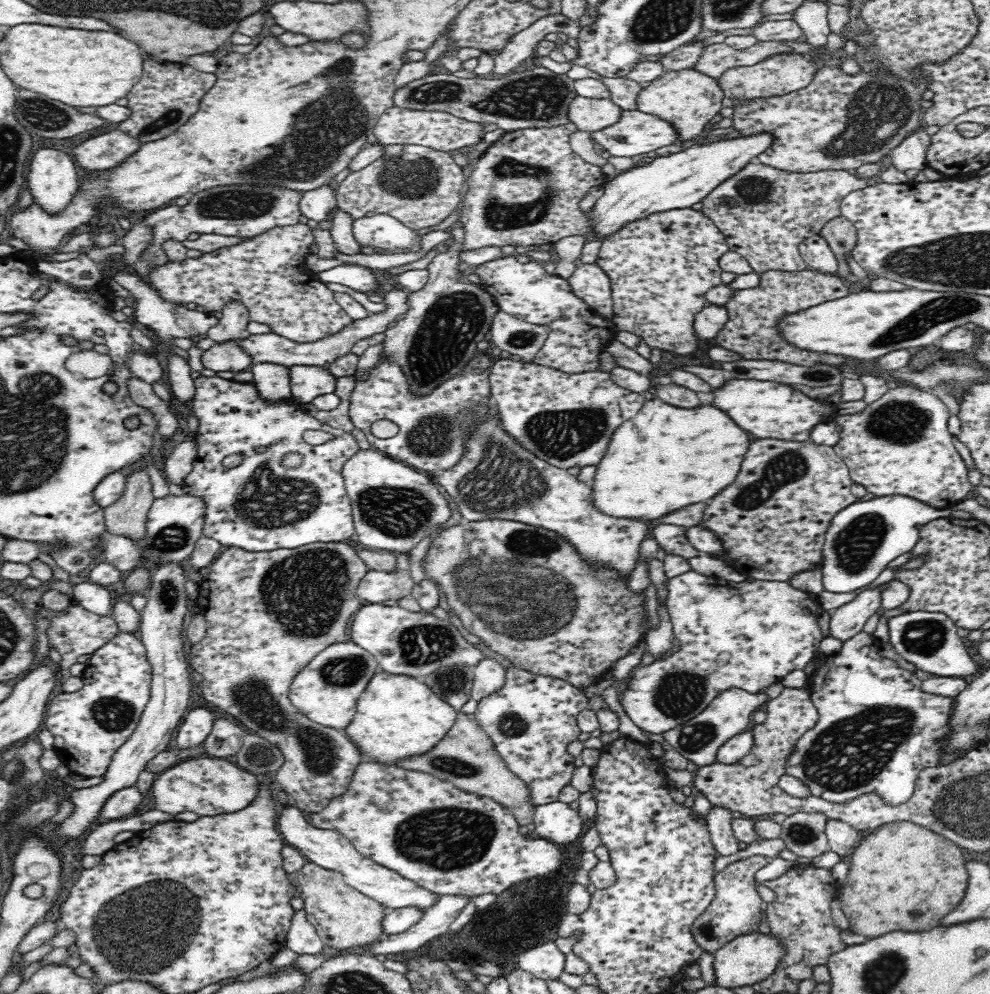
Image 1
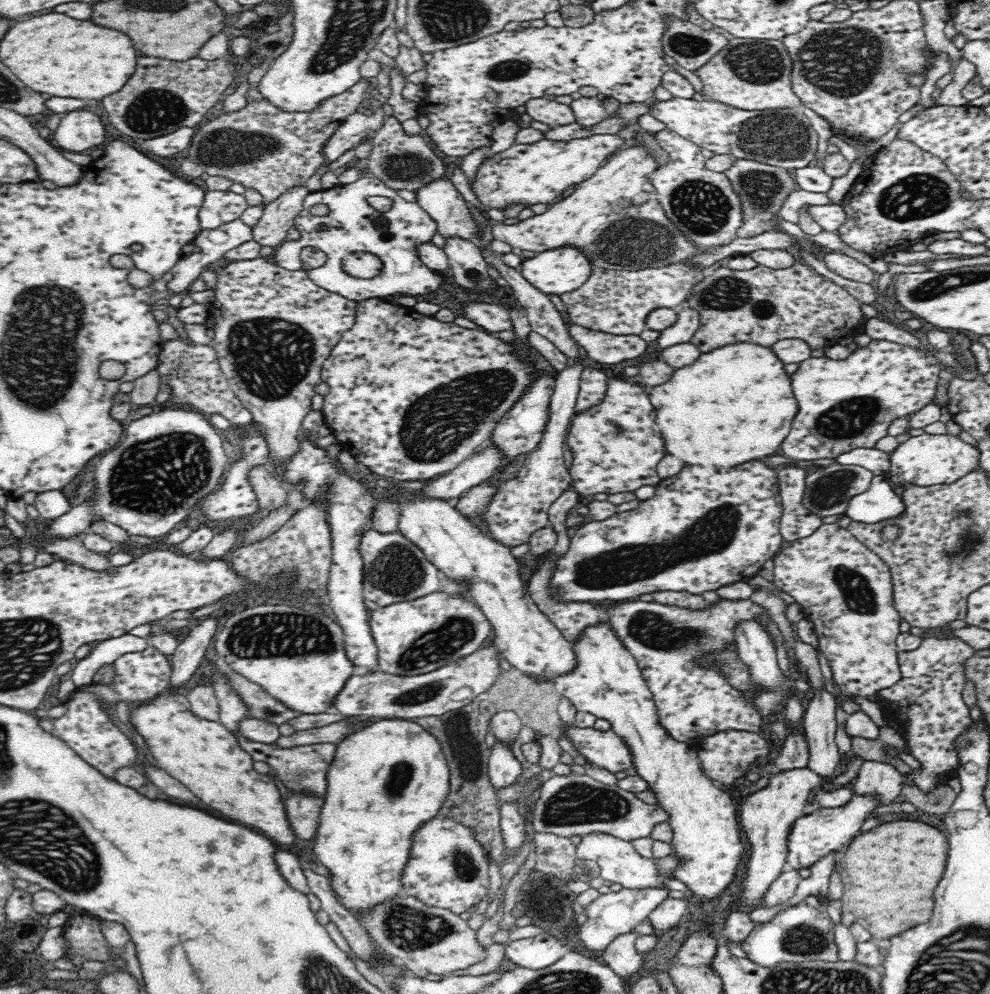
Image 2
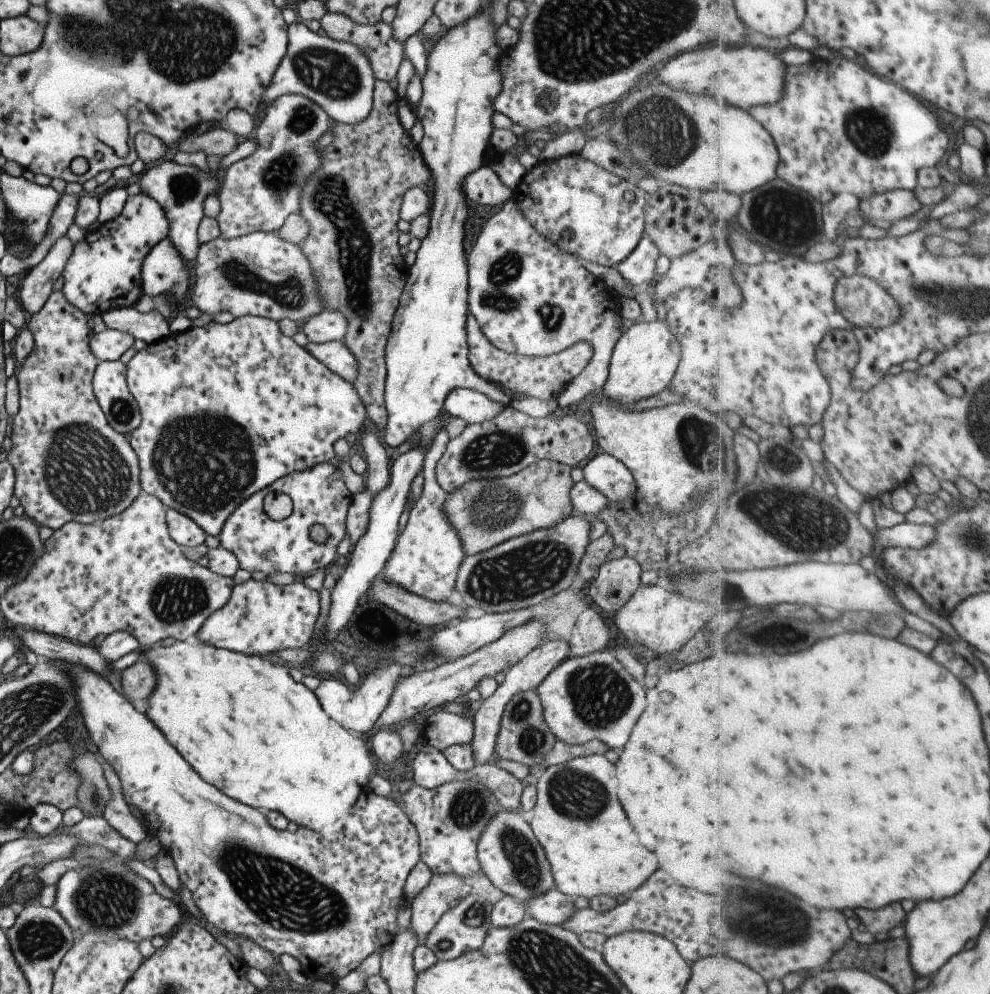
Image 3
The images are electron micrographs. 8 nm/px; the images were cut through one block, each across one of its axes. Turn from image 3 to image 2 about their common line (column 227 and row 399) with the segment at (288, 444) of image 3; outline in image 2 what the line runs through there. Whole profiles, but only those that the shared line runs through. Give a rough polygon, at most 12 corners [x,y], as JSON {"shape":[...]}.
{"shape":[[378,297],[323,365],[323,422],[371,474],[484,447],[534,365]]}

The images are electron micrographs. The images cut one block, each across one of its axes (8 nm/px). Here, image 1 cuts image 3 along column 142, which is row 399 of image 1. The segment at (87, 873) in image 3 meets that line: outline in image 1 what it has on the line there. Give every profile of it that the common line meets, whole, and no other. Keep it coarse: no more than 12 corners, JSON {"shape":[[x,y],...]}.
{"shape":[[913,385],[836,415],[875,497],[953,508],[973,490],[948,406]]}

